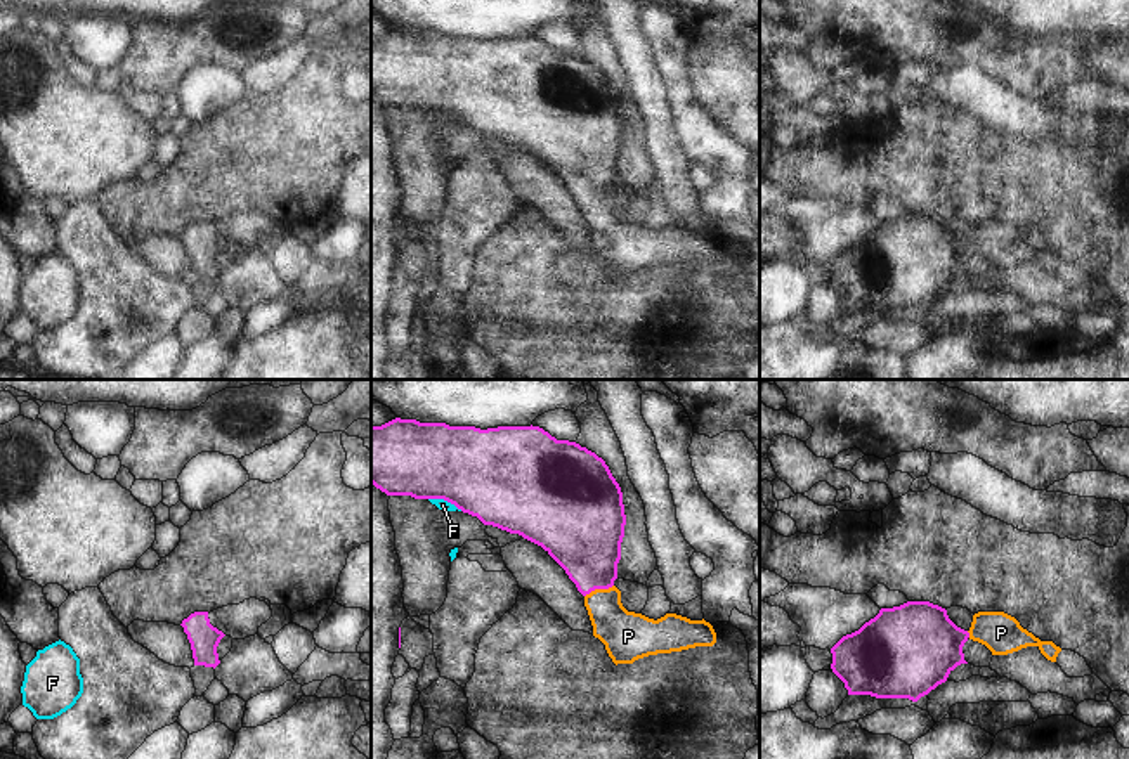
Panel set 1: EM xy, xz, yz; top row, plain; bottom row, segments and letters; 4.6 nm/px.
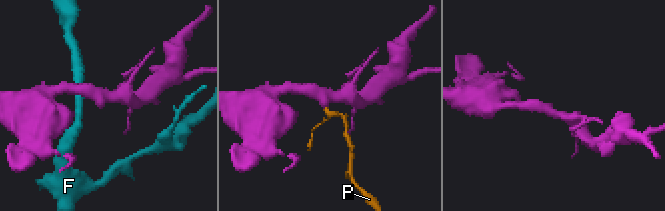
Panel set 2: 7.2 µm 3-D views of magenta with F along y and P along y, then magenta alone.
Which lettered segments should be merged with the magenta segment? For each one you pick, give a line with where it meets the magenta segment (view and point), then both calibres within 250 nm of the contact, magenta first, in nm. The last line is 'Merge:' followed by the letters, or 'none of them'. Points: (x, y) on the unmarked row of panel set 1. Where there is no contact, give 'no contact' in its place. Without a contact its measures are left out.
P: meets magenta in xz at (599, 200); 340 nm thick on the magenta side, 220 nm on the other
Merge: P

